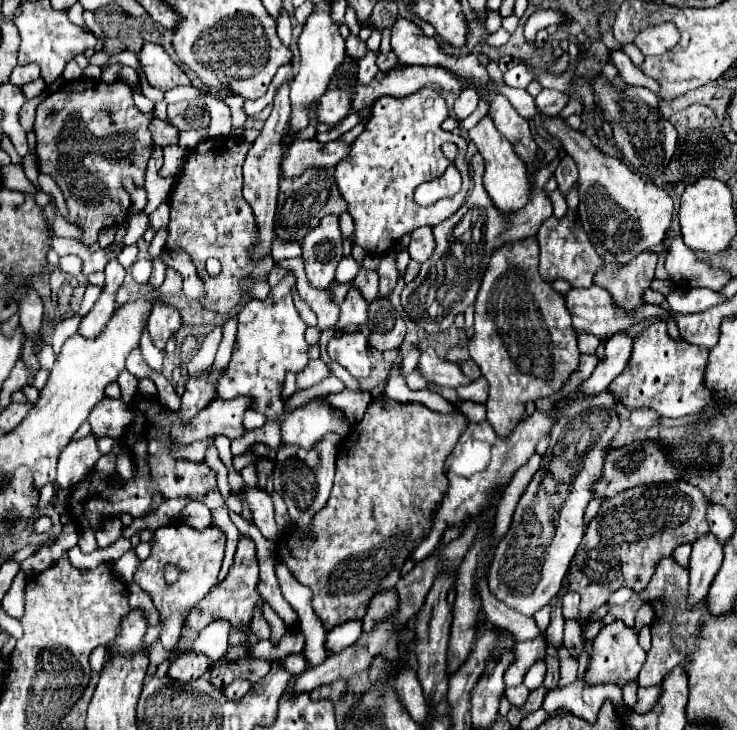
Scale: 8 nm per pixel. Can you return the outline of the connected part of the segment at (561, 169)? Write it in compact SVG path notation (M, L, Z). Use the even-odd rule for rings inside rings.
M563 157L561 163L559 163L559 167L555 169L555 175L553 177L557 179L559 191L563 195L567 195L575 187L578 179L578 169L575 161L571 157Z

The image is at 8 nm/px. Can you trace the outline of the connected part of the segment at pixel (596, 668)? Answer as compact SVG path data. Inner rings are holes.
M615 619L613 623L605 625L595 637L593 655L587 665L585 679L587 683L617 683L619 687L623 687L627 681L639 675L643 663L645 663L645 651L637 641L637 633L631 627L627 627L621 619Z

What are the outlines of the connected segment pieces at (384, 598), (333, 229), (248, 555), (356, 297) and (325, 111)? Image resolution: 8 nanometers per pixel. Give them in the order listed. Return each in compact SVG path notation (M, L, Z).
M385 589L385 593L377 593L373 601L369 601L369 613L365 613L363 621L363 631L371 631L377 621L389 619L391 613L397 609L397 591L395 589Z
M327 215L319 227L311 229L303 239L303 261L309 283L315 289L327 289L335 279L335 267L343 257L339 217Z
M239 535L239 545L235 551L235 559L233 565L227 573L227 577L223 581L219 581L207 595L203 601L199 601L187 615L185 623L193 629L203 629L213 617L227 617L233 625L237 623L249 623L251 619L251 611L253 605L259 599L259 593L255 589L257 585L257 575L259 575L259 567L257 567L257 557L255 557L255 543L247 537L247 535Z
M351 289L341 303L341 317L337 327L349 327L349 325L365 325L367 319L367 301L361 297L357 289Z
M329 89L321 101L317 101L315 117L319 123L337 123L349 115L349 93L345 89Z

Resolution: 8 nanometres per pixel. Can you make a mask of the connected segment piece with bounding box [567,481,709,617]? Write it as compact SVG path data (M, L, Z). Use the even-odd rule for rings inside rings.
M671 481L671 483L653 483L653 485L641 485L633 487L625 493L619 493L617 497L605 499L599 507L599 513L591 519L581 549L577 549L571 569L569 569L569 587L567 591L577 591L581 595L581 617L587 617L591 611L601 607L613 591L619 587L629 587L633 591L645 589L649 583L655 565L663 557L671 557L677 545L681 543L693 543L697 537L705 535L709 531L705 521L709 501L701 493L699 487L687 483L687 481Z

